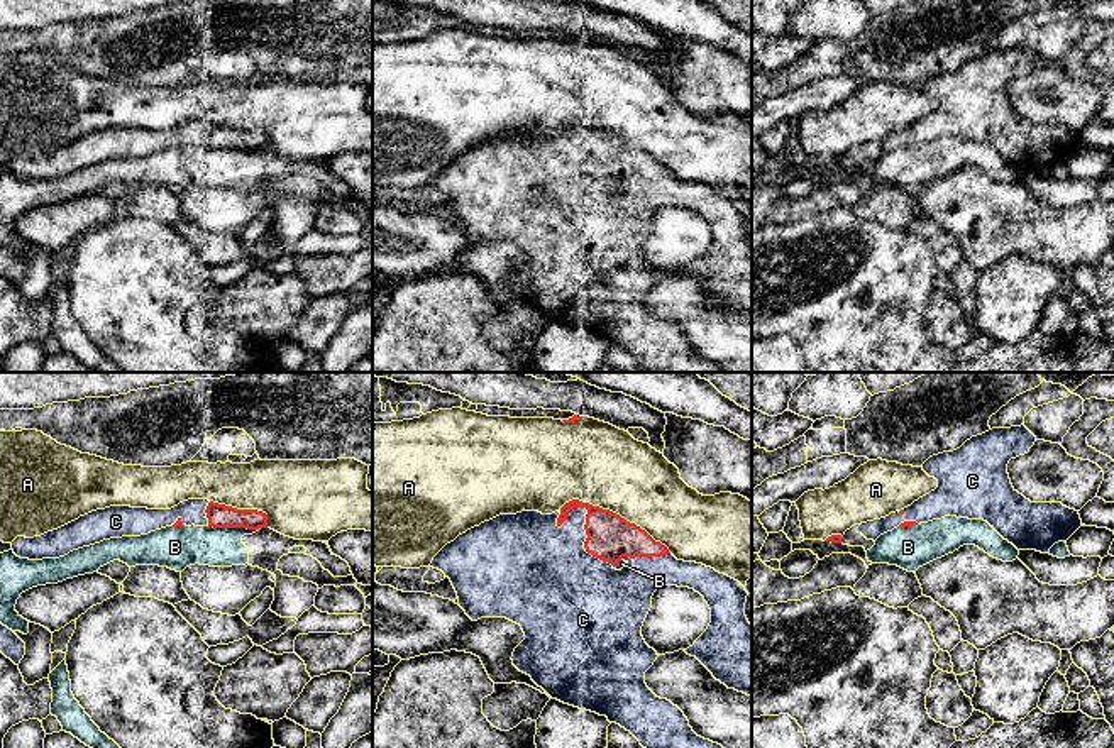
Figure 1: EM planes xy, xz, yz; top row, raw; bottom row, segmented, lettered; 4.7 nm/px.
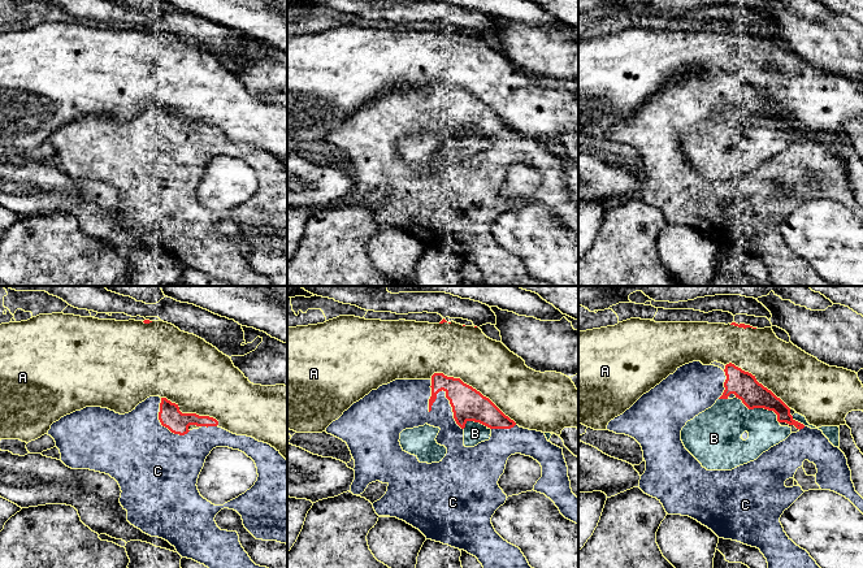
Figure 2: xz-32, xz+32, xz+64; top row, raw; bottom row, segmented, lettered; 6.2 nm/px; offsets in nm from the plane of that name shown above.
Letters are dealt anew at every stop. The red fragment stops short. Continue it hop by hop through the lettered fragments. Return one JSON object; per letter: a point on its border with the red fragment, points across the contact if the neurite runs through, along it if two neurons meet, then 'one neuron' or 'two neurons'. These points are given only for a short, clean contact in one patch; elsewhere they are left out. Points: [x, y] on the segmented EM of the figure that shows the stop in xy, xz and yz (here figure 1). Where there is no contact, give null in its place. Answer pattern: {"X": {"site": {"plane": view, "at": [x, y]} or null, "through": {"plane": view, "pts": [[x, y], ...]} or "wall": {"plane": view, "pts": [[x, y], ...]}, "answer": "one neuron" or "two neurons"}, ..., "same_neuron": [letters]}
{"A": {"site": {"plane": "xz", "at": [615, 513]}, "answer": "two neurons"}, "B": {"site": {"plane": "xy", "at": [234, 527]}, "answer": "two neurons"}, "C": {"site": {"plane": "xz", "at": [586, 523]}, "answer": "one neuron"}, "same_neuron": ["C"]}

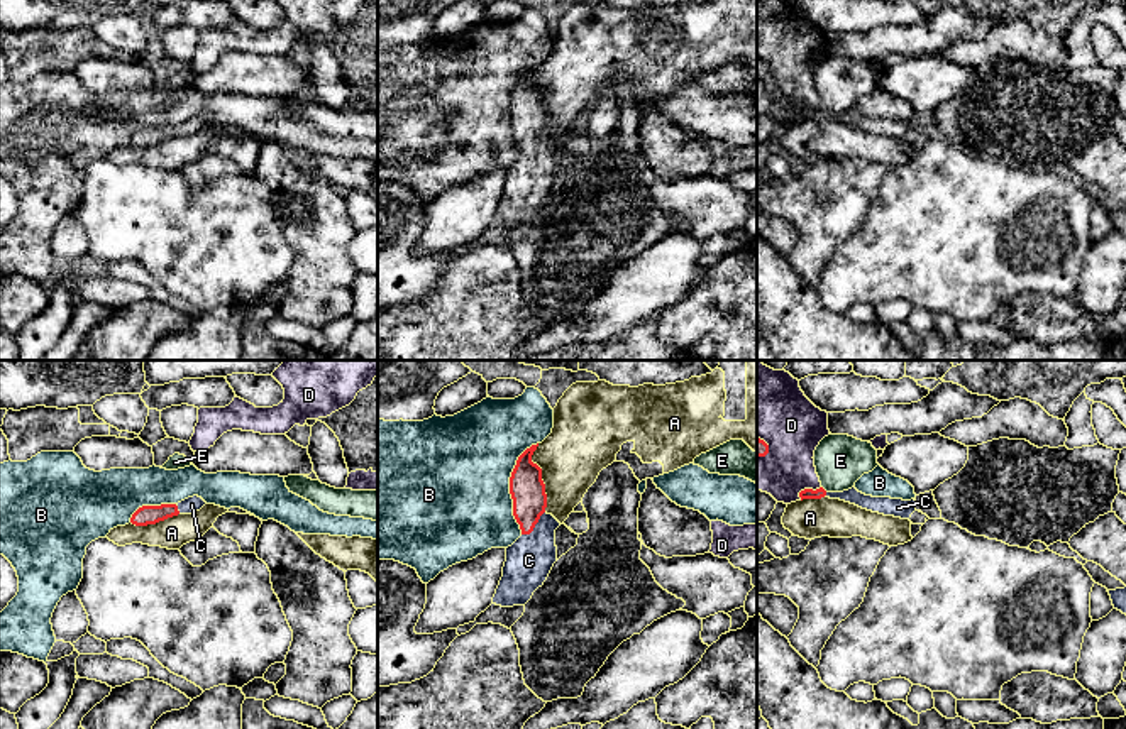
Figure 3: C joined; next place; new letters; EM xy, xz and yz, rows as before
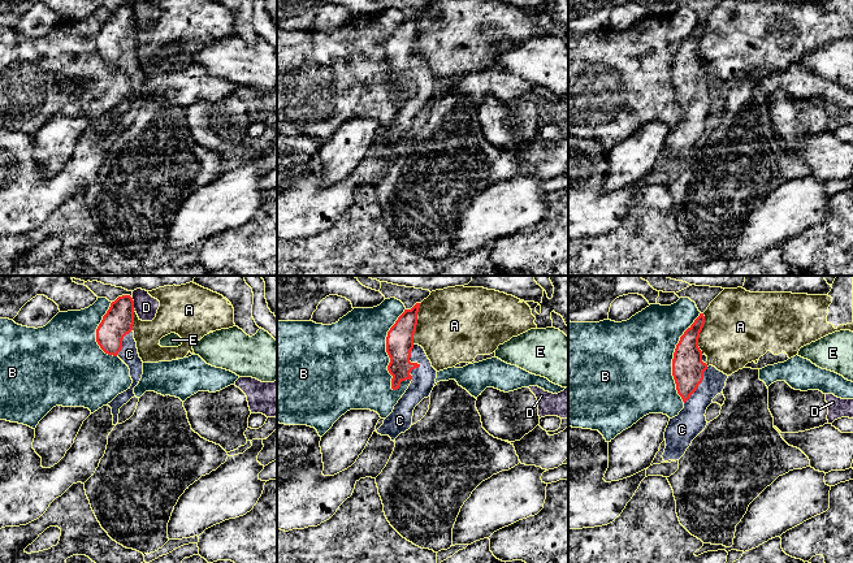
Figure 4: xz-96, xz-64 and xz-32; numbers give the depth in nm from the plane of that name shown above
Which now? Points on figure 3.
{"A": {"site": {"plane": "xz", "at": [540, 477]}, "answer": "two neurons"}, "B": {"site": {"plane": "xz", "at": [510, 486]}, "answer": "two neurons"}, "C": {"site": {"plane": "xz", "at": [534, 526]}, "answer": "one neuron"}, "D": {"site": {"plane": "yz", "at": [806, 489]}, "answer": "two neurons"}, "E": {"site": {"plane": "yz", "at": [823, 489]}, "answer": "two neurons"}, "same_neuron": ["C"]}

